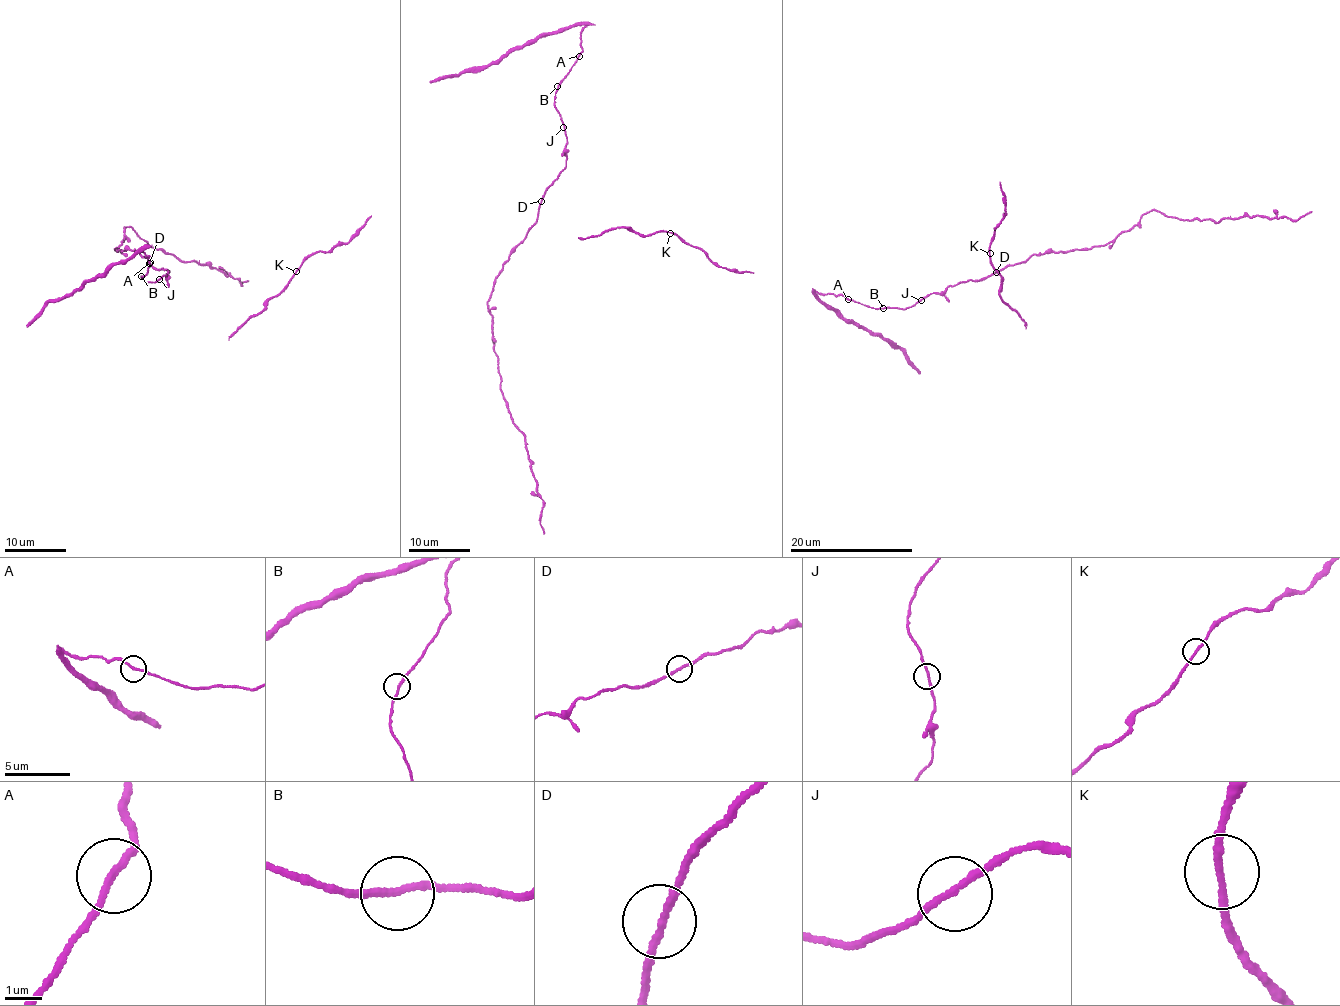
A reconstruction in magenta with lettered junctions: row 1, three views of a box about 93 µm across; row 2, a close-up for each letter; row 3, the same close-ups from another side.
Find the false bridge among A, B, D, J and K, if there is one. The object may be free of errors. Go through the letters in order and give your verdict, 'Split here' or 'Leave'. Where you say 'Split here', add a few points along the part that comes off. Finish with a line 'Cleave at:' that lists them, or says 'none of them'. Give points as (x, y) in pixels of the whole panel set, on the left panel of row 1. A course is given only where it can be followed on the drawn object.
A: Leave
B: Leave
D: Split here. Course of the part to remove: (148, 263), (137, 250), (114, 248), (124, 242), (125, 227), (177, 259), (215, 269), (242, 285), (248, 280)
J: Leave
K: Leave
Cleave at: D

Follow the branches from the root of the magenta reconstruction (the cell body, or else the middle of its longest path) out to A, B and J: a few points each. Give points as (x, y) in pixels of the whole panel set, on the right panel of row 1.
A: (1006, 267), (981, 280), (966, 280), (947, 287), (941, 293), (927, 294), (906, 308), (870, 307), (848, 299)
B: (1006, 267), (981, 280), (966, 280), (947, 287), (941, 293), (927, 294), (906, 308), (883, 308)
J: (1006, 267), (981, 280), (966, 280), (947, 287), (941, 293), (927, 294), (921, 300)

